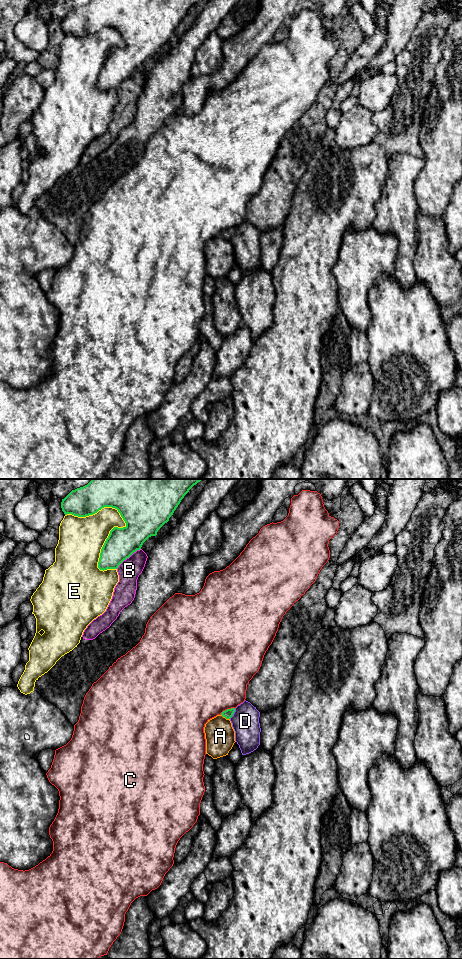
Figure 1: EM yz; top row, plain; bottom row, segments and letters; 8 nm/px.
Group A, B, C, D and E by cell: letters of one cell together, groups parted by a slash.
A / B / C / D / E

